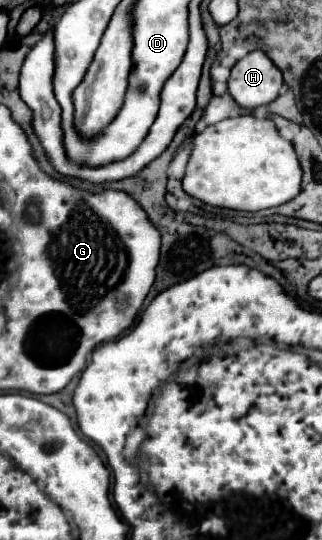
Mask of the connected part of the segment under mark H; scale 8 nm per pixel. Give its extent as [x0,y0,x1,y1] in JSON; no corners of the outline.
[229,50,281,110]

